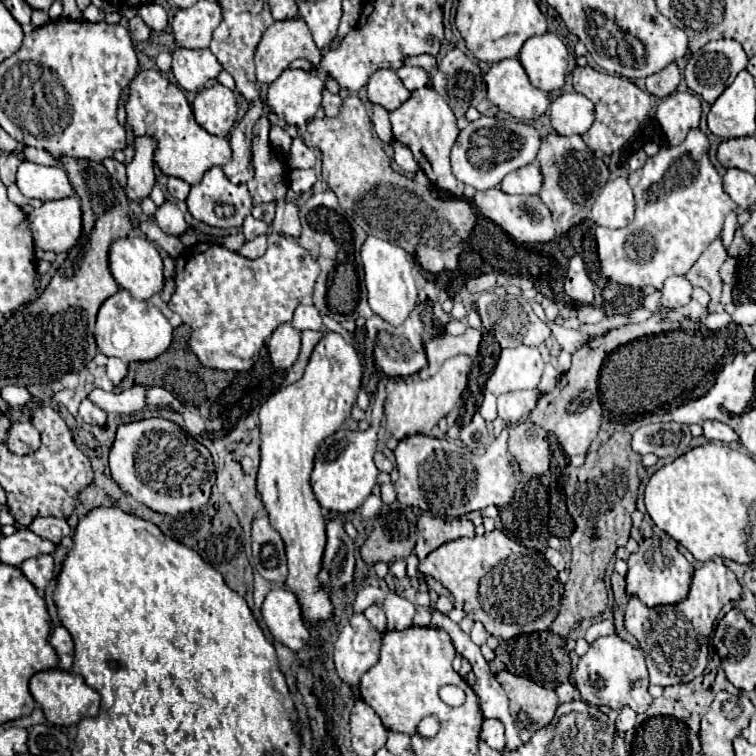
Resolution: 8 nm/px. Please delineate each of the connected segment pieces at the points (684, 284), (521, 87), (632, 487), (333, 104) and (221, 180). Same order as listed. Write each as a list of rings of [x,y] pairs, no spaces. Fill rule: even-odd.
[[[672,276],[664,282],[662,306],[680,308],[686,306],[690,298],[692,298],[692,284],[686,280],[686,276]]]
[[[518,58],[492,64],[492,68],[484,74],[484,80],[492,104],[518,120],[534,120],[544,114],[550,104],[548,92],[530,84]]]
[[[628,432],[614,434],[606,444],[598,446],[594,452],[588,452],[588,460],[584,466],[568,466],[564,470],[564,492],[568,494],[568,514],[572,516],[576,530],[568,538],[572,548],[570,560],[570,576],[564,584],[560,612],[552,624],[552,632],[566,638],[572,626],[582,618],[596,618],[606,610],[608,594],[604,584],[604,572],[608,568],[610,558],[618,548],[618,534],[622,528],[622,544],[630,538],[632,520],[630,514],[636,510],[636,494],[646,468],[640,464],[642,456],[630,446],[632,436]],[[614,510],[622,510],[620,524],[612,520]]]
[[[324,90],[324,98],[322,98],[322,108],[326,116],[338,116],[340,108],[342,108],[342,98],[336,94],[330,94],[328,90]]]
[[[210,168],[210,170],[204,174],[202,182],[198,182],[198,184],[194,184],[194,186],[190,188],[190,194],[188,194],[186,204],[188,204],[190,214],[192,214],[198,222],[204,222],[204,224],[208,224],[208,226],[226,228],[226,230],[230,230],[230,228],[240,228],[242,222],[244,222],[244,218],[252,212],[252,198],[250,198],[250,194],[248,194],[246,184],[232,184],[232,182],[224,176],[222,168]]]

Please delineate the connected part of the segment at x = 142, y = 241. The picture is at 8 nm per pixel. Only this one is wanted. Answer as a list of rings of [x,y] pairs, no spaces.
[[[136,236],[136,238],[124,238],[124,240],[112,242],[110,252],[108,252],[108,268],[110,268],[110,274],[114,276],[116,284],[122,286],[124,290],[128,290],[138,300],[148,300],[150,296],[162,292],[162,286],[164,286],[162,258],[160,258],[156,246],[146,238]]]

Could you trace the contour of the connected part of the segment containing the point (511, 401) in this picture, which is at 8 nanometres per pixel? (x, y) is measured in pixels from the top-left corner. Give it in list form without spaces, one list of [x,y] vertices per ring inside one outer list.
[[[520,390],[498,396],[498,416],[516,424],[526,420],[540,398],[540,390]]]

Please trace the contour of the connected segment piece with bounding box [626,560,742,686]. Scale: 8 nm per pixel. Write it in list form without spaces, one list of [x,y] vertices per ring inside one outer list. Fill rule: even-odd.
[[[712,560],[694,570],[686,600],[672,606],[646,608],[634,596],[626,606],[626,630],[638,640],[644,656],[650,682],[656,686],[674,686],[700,676],[708,664],[708,638],[724,604],[740,600],[742,588],[730,568]],[[682,614],[686,620],[682,620]]]

